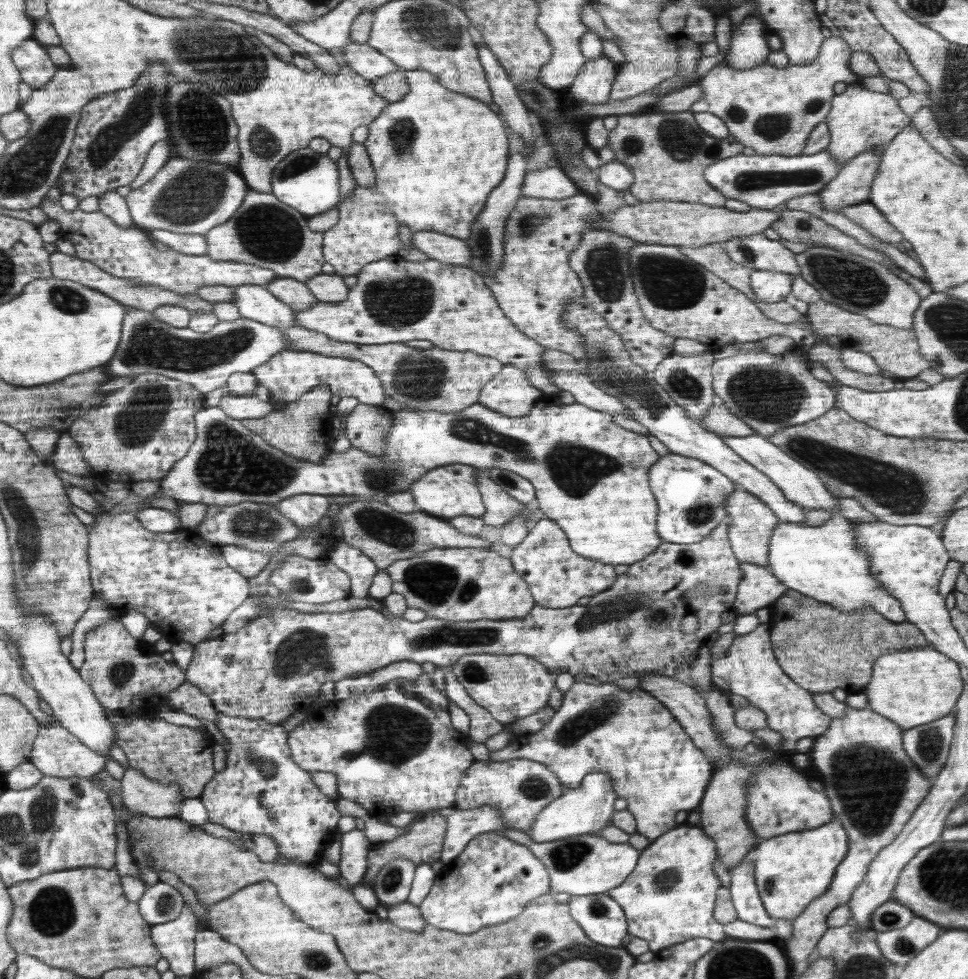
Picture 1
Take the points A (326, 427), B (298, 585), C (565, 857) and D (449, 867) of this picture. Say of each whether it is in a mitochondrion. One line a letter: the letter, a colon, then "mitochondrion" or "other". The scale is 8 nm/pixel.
A: other
B: mitochondrion
C: mitochondrion
D: other

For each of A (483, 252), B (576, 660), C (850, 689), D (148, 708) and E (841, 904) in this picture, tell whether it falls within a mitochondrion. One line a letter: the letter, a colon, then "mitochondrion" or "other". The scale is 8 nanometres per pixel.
A: mitochondrion
B: other
C: other
D: other
E: other

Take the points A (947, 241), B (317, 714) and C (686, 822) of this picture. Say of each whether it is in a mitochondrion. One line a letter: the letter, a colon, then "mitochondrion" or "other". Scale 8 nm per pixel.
A: other
B: other
C: other

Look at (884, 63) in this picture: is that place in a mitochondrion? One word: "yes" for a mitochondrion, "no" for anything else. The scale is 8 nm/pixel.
no

